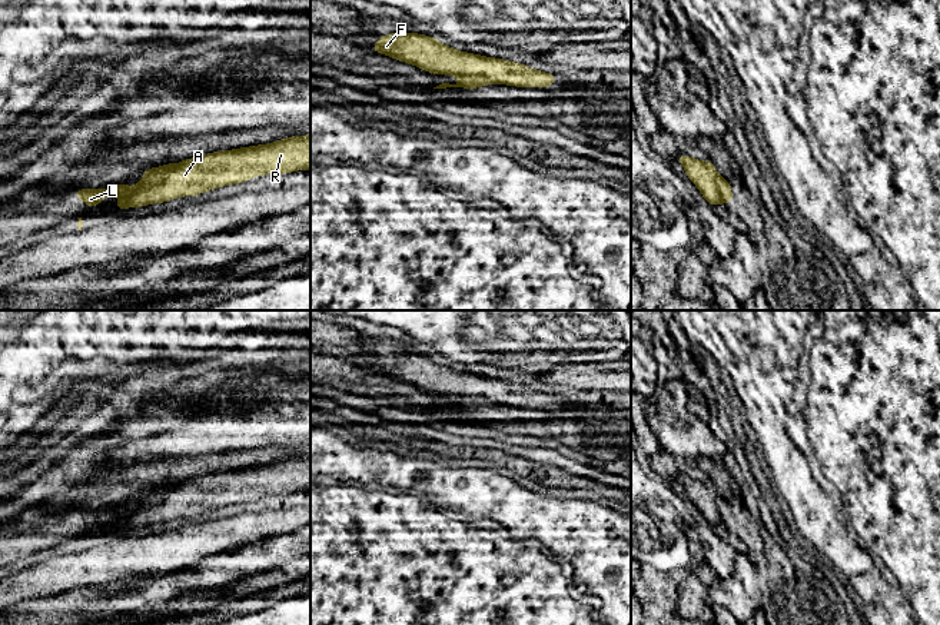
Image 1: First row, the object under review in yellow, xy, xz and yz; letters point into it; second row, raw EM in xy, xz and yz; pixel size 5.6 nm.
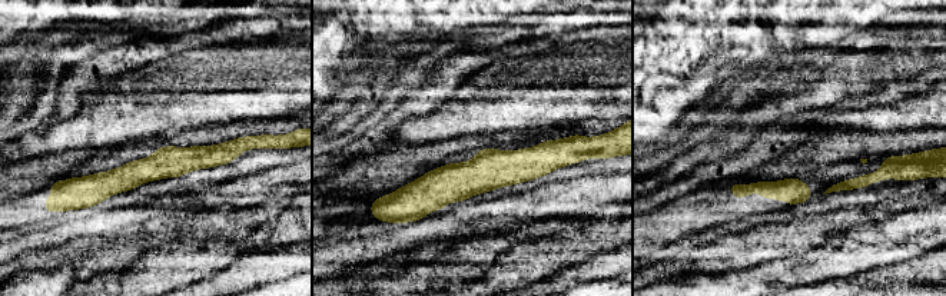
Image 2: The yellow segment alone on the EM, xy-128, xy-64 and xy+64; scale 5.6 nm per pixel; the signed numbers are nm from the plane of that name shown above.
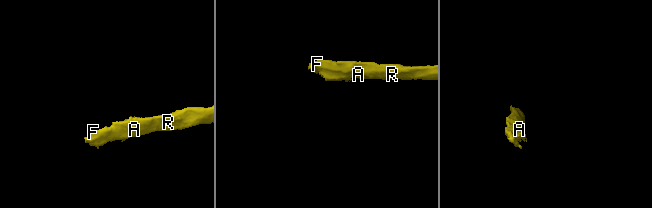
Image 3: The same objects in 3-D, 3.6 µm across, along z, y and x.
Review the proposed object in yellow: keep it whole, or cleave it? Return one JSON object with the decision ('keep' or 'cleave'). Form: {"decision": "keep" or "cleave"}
{"decision": "cleave"}

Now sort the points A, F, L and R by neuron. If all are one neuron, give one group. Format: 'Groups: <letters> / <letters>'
Groups: A F R / L

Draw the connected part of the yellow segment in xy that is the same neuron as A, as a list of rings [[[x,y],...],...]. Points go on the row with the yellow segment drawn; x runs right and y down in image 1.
[[[310,134],[293,136],[269,144],[215,152],[185,159],[182,163],[147,169],[142,179],[152,179],[152,183],[139,182],[134,187],[113,186],[113,193],[119,196],[114,207],[123,210],[163,203],[182,196],[197,196],[226,184],[245,183],[260,174],[308,169],[310,169]]]

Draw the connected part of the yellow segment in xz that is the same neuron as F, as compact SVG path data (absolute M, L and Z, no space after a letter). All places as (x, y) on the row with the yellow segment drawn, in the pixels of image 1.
M391 33L378 37L378 43L369 50L388 54L429 73L482 76L492 84L547 89L557 80L555 74L502 59L458 51L441 44L436 37L416 33Z

